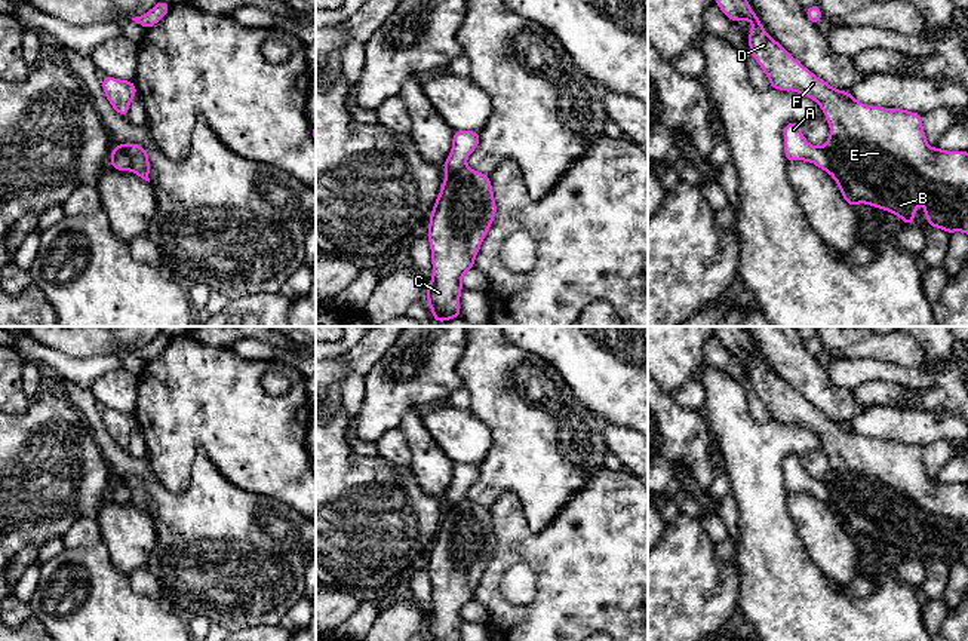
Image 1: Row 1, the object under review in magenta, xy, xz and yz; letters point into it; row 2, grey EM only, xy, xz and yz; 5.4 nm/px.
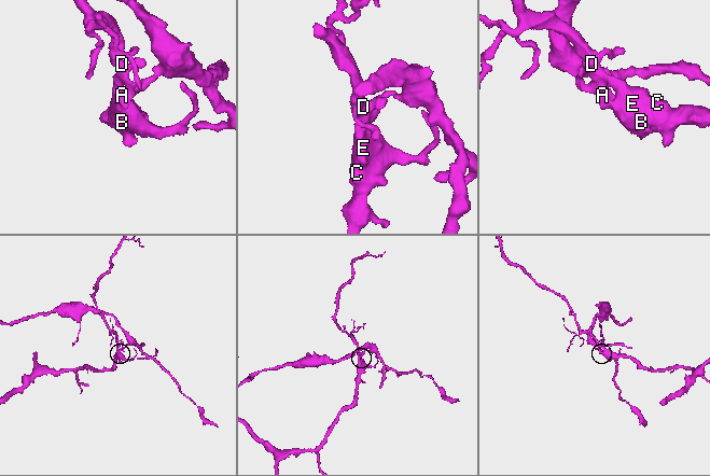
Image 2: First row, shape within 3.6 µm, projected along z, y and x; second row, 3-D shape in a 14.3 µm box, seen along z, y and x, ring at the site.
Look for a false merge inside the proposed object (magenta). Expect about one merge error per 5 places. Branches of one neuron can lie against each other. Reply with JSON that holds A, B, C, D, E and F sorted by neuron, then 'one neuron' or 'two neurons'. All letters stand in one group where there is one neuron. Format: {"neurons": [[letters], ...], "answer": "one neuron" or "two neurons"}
{"neurons": [["A"], ["B", "C", "D", "E", "F"]], "answer": "two neurons"}

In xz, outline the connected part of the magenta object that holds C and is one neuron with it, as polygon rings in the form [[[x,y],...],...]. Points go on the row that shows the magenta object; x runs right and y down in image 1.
[[[470,168],[445,175],[427,231],[433,276],[425,297],[434,322],[461,318],[461,279],[474,267],[495,215],[489,175]]]

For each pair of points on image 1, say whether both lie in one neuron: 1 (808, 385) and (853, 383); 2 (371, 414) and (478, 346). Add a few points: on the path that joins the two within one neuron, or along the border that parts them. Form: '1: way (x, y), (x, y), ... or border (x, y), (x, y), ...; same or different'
1: border (827, 374), (838, 386), (847, 388), (851, 392); different
2: border (466, 342), (457, 365), (461, 386); different

